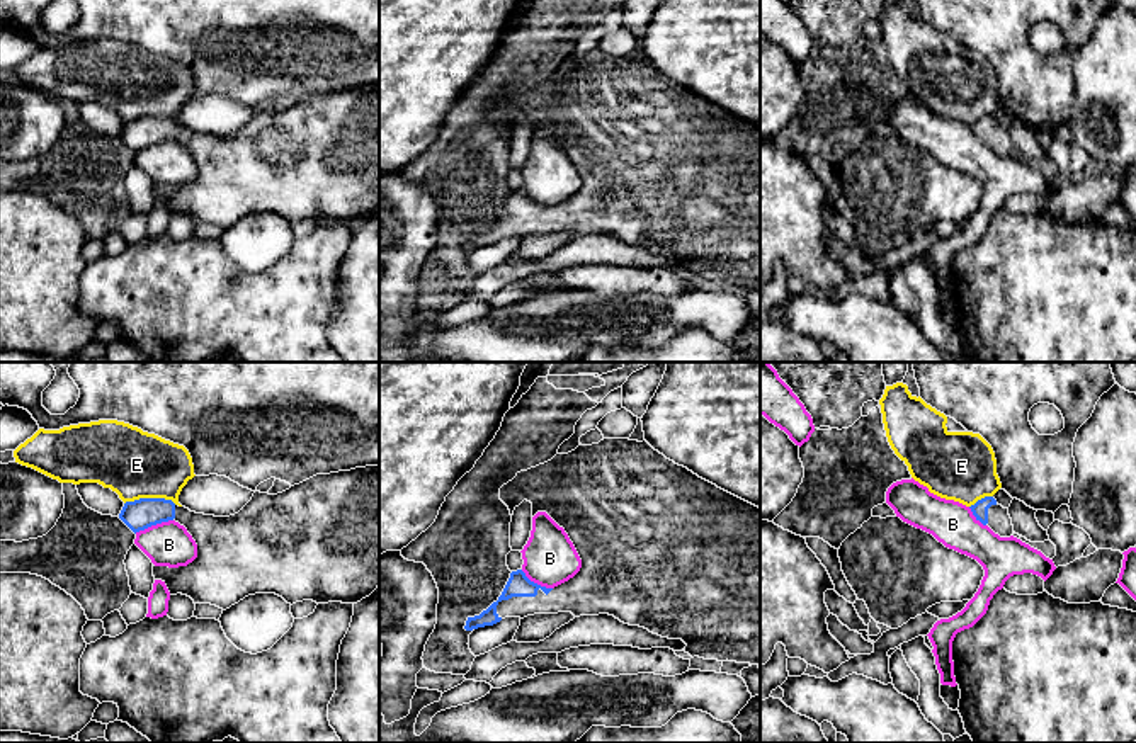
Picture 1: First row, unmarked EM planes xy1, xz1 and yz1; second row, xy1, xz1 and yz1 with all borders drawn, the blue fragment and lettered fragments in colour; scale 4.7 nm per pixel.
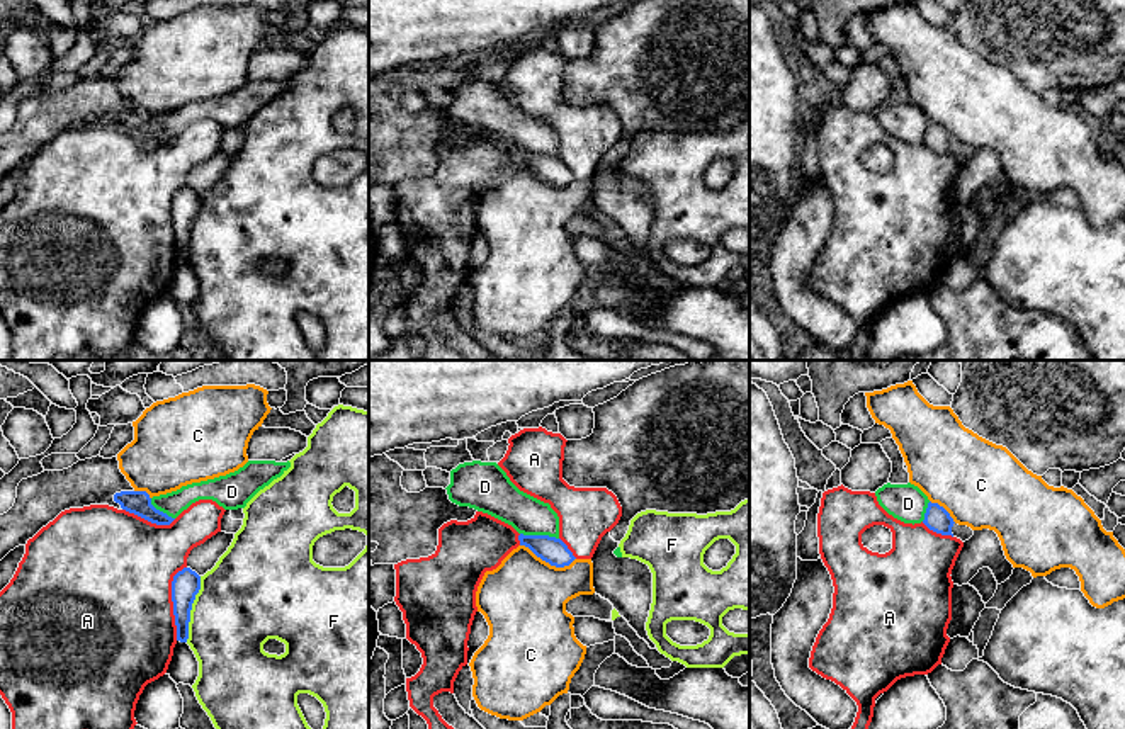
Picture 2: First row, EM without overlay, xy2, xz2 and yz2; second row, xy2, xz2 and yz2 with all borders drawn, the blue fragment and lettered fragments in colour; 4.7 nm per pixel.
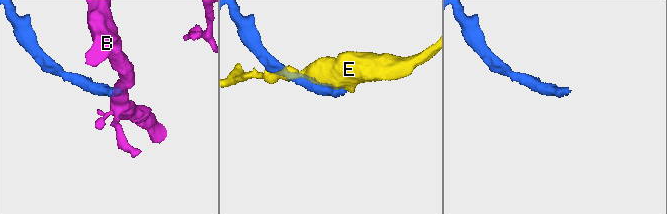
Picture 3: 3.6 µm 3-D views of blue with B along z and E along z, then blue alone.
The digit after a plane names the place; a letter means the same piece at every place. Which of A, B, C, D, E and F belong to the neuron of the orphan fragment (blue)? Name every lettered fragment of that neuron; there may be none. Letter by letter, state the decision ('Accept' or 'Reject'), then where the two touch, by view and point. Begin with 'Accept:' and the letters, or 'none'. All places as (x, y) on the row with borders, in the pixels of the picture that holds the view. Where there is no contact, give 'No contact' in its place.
Accept: none
A: Reject. Touches blue at xy2 (172, 600)
B: Reject. Touches blue at xy1 (153, 524)
C: Reject. Touches blue at xz2 (548, 561)
D: Reject. Touches blue at xz2 (539, 536)
E: Reject. Touches blue at xy1 (150, 499)
F: Reject. Touches blue at xy2 (191, 609)

